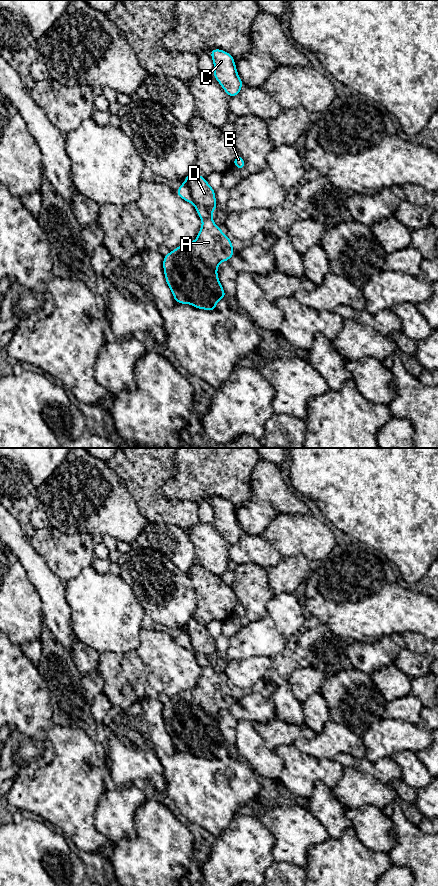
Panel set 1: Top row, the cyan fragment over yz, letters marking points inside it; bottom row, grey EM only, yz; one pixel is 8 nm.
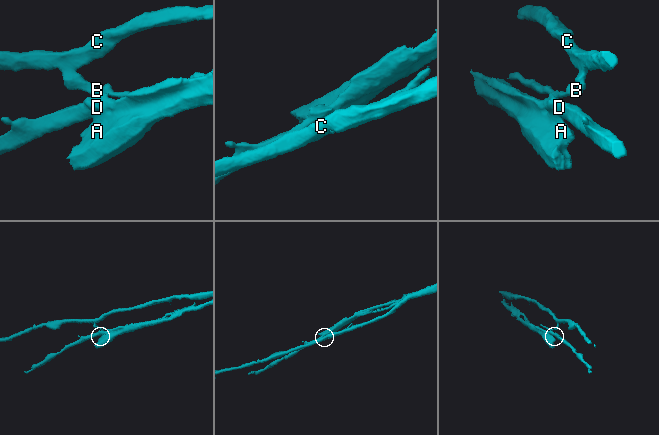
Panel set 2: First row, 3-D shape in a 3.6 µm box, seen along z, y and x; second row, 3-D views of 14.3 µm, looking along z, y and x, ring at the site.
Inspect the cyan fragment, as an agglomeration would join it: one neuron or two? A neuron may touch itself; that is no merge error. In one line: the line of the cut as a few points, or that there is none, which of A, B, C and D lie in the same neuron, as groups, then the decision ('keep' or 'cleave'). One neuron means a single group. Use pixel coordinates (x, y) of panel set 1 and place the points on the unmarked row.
yz (184, 629), (193, 649), (205, 654), (211, 660) | A B C / D | cleave

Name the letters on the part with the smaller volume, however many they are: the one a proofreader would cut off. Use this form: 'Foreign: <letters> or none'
Foreign: D

